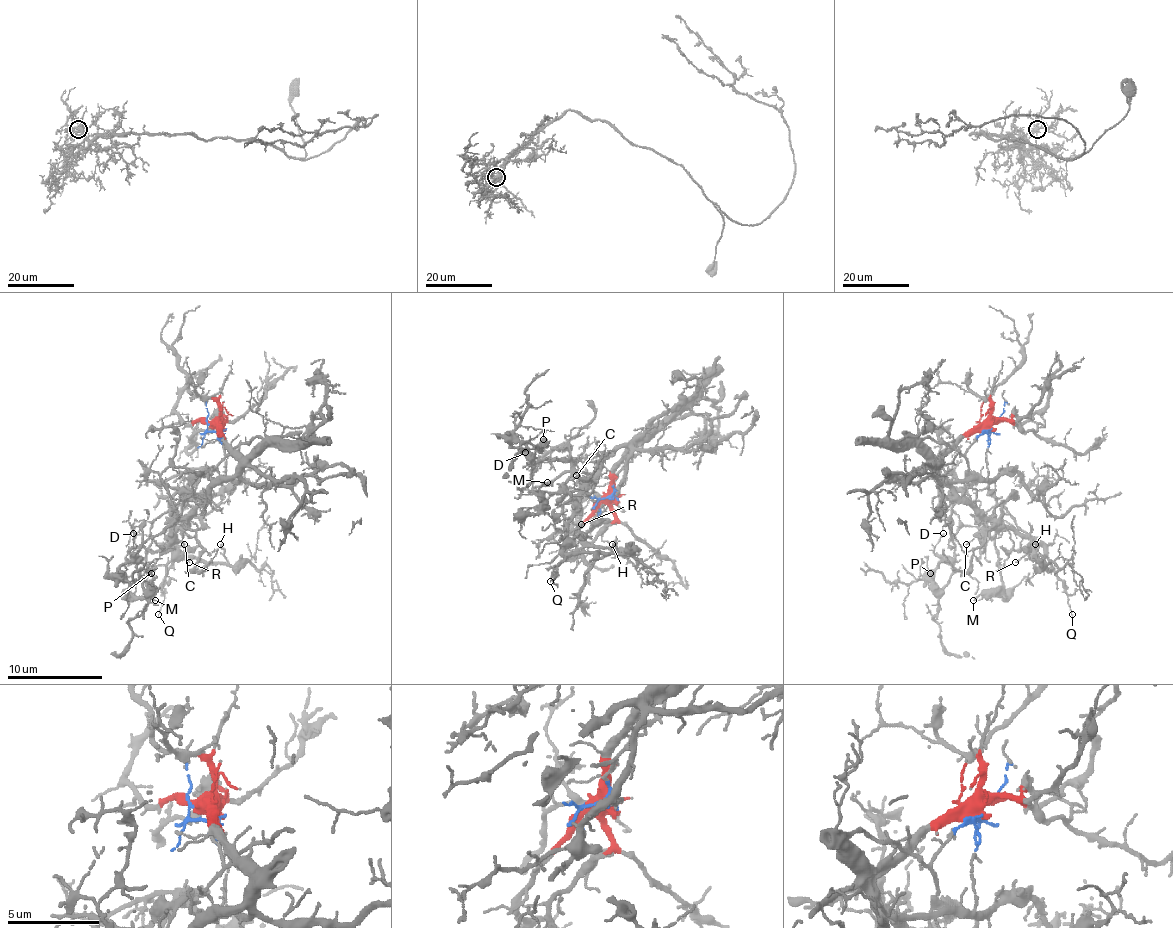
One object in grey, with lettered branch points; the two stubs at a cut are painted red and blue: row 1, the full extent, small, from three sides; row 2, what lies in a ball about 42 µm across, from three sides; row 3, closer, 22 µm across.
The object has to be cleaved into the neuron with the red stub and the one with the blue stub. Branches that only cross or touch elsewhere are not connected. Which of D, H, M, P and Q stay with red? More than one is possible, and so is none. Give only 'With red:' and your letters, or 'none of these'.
With red: H, Q

